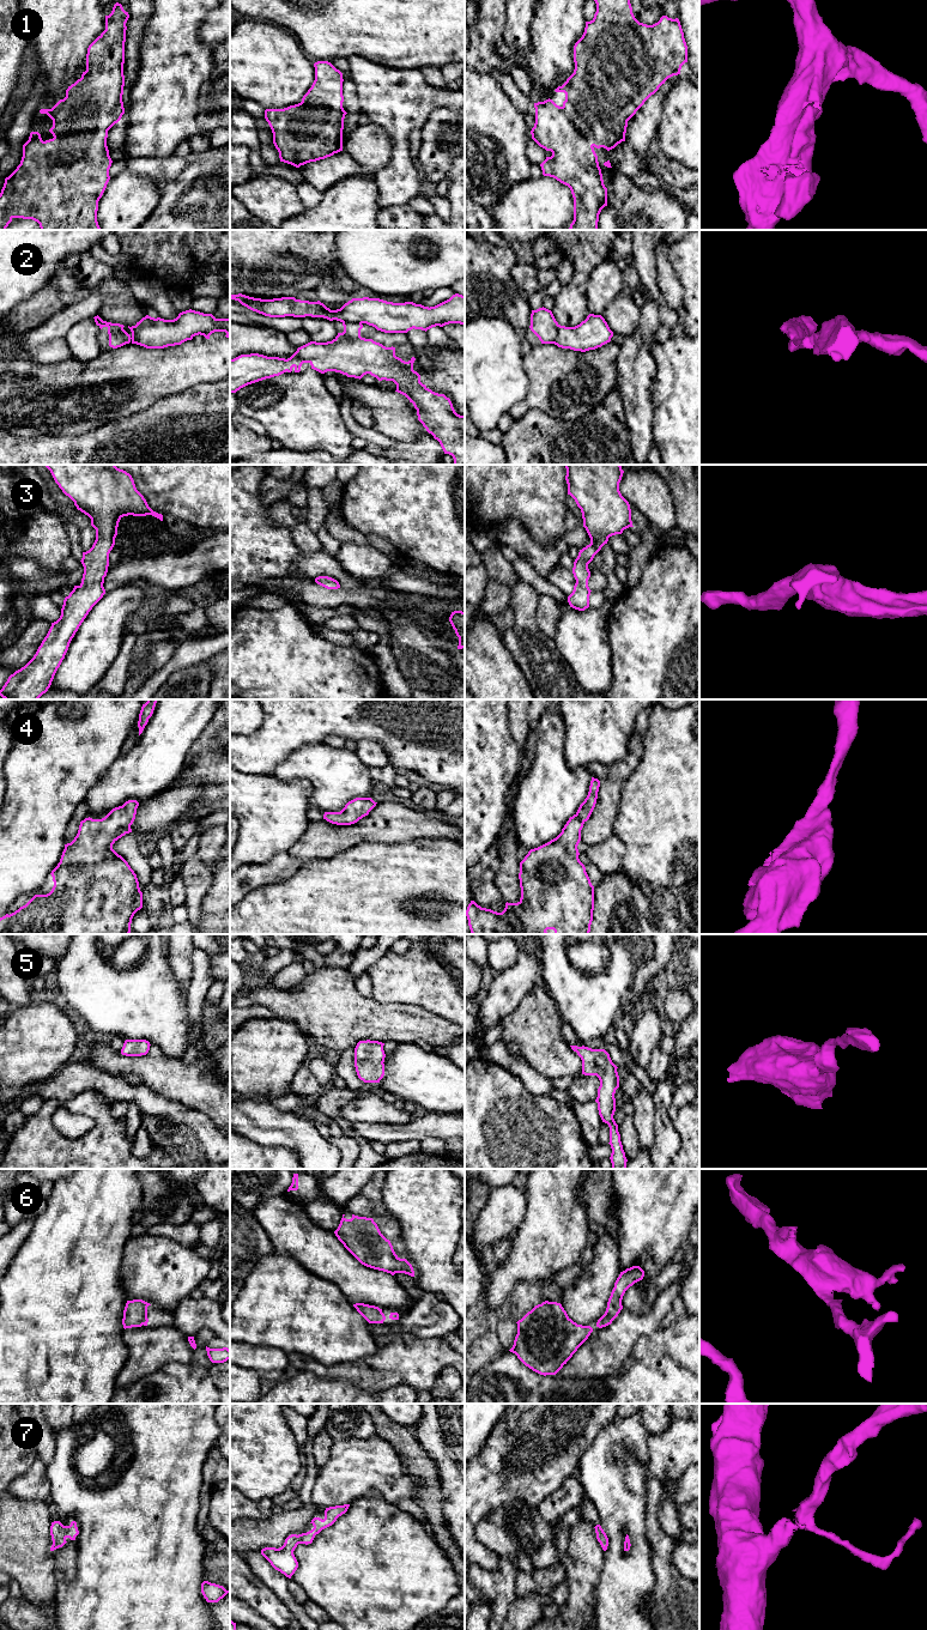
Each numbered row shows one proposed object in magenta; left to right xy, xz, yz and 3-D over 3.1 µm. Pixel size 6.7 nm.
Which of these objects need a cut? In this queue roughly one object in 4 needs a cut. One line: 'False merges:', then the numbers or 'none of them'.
False merges: 2

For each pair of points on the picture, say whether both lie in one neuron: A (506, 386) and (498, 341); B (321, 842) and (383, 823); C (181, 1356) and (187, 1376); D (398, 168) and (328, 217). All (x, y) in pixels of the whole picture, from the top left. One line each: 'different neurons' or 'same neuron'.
A: same neuron
B: same neuron
C: different neurons
D: different neurons

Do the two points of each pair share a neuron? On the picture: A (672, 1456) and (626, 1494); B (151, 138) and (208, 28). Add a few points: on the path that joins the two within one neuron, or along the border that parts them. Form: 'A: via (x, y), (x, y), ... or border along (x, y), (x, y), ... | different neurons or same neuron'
A: border along (649, 1450), (649, 1456), (644, 1465), (646, 1482) | different neurons
B: border along (210, 13), (201, 22), (200, 38), (214, 47) | different neurons

